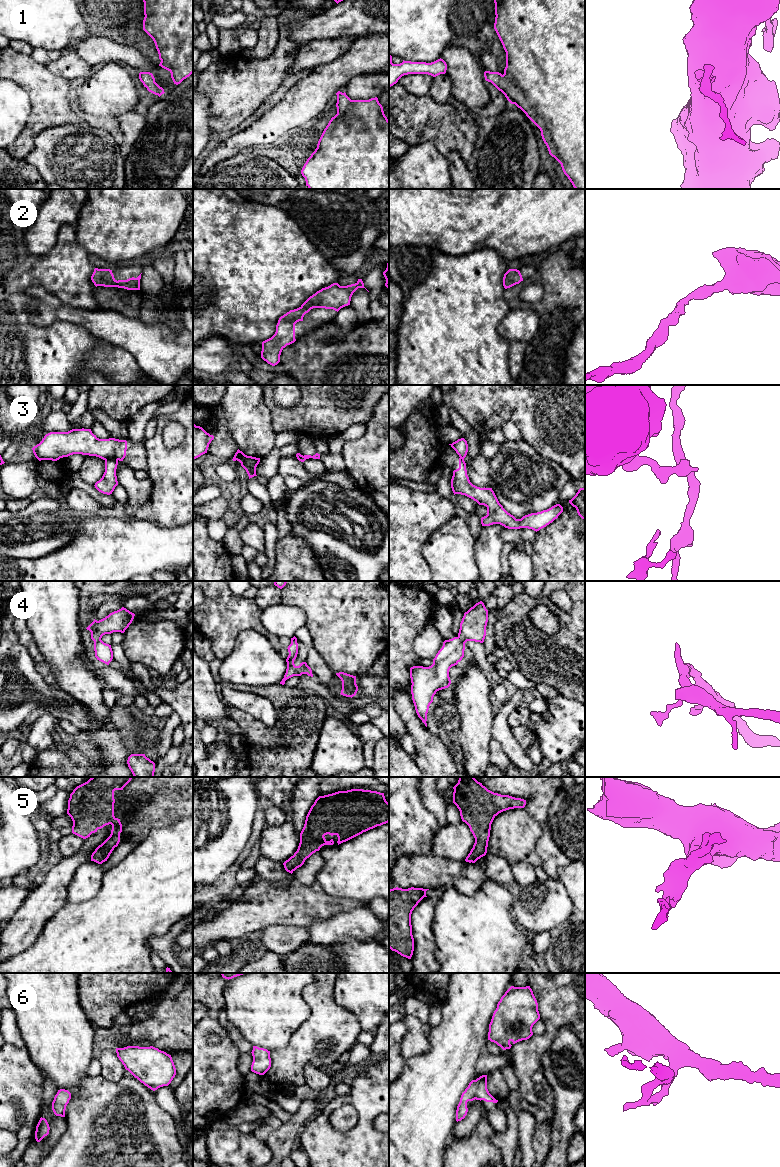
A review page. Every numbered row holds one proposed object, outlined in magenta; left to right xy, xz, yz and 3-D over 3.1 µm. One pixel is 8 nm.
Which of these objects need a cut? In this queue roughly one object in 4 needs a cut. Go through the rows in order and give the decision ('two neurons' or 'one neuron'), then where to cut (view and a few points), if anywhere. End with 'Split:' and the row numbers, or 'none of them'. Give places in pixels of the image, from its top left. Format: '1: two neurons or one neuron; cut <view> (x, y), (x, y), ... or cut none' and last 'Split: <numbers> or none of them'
1: one neuron; cut none
2: one neuron; cut none
3: two neurons; cut xy (117, 459), (112, 457), (105, 460)
4: one neuron; cut none
5: one neuron; cut none
6: one neuron; cut none
Split: 3

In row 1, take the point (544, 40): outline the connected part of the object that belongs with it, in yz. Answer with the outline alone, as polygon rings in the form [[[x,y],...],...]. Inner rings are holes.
[[[494,0],[494,3],[494,29],[506,52],[506,67],[503,75],[499,72],[485,71],[485,80],[491,82],[511,104],[520,108],[540,129],[549,154],[561,164],[573,187],[585,189],[585,0]]]

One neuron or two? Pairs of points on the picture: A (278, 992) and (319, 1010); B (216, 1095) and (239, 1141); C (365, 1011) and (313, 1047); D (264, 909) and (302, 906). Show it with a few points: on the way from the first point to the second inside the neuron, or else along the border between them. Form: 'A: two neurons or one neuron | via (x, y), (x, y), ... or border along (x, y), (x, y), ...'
A: two neurons | border along (311, 983), (301, 992), (309, 1016), (299, 1027)
B: two neurons | border along (221, 1119), (212, 1122), (206, 1128)
C: two neurons | border along (337, 1004), (349, 1010), (356, 1017), (362, 1030)
D: one neuron | via (273, 906), (293, 906)

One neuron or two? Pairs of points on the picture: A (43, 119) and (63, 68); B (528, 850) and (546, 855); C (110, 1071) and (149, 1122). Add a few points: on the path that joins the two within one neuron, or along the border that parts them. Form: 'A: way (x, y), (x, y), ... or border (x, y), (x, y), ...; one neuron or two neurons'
A: border (44, 65), (53, 73), (70, 80); two neurons
B: border (542, 829), (536, 843), (540, 866); two neurons
C: border (124, 1073), (117, 1081), (108, 1081), (100, 1075); two neurons

